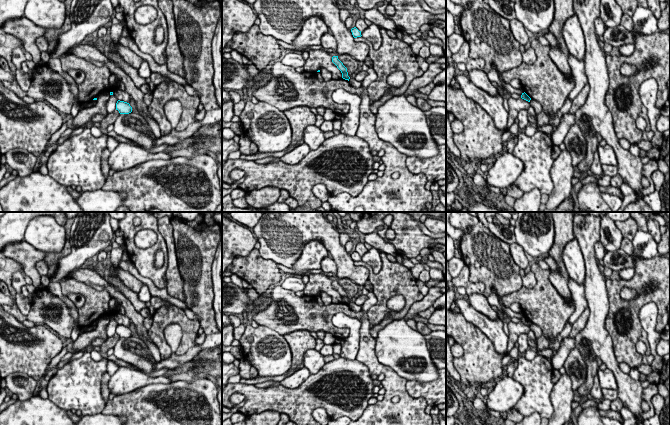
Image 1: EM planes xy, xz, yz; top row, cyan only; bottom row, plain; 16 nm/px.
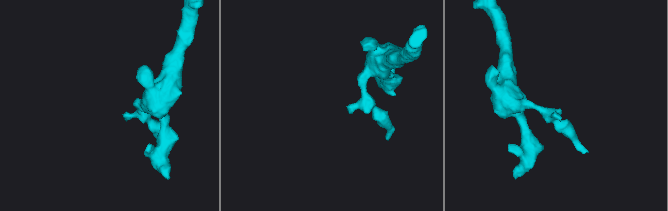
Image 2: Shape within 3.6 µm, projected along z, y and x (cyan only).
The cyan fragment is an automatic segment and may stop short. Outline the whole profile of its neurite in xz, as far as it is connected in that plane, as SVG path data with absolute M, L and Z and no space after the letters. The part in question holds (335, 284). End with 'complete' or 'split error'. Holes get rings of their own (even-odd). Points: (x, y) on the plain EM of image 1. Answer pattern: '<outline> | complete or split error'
M333 280L332 281L332 286L337 290L337 292L341 295L342 297L342 302L345 304L350 303L348 300L347 292L343 289L343 287L338 283L338 280Z | complete

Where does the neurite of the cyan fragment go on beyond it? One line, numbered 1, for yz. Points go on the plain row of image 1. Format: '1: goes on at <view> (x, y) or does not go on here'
1: does not go on here

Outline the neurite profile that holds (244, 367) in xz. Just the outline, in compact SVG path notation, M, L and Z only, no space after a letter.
M242 358L239 360L239 374L241 378L251 379L250 376L251 365L246 359Z

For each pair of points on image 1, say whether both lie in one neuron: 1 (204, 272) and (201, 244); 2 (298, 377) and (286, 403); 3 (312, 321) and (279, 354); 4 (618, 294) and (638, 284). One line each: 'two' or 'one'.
1: one
2: two
3: two
4: one

